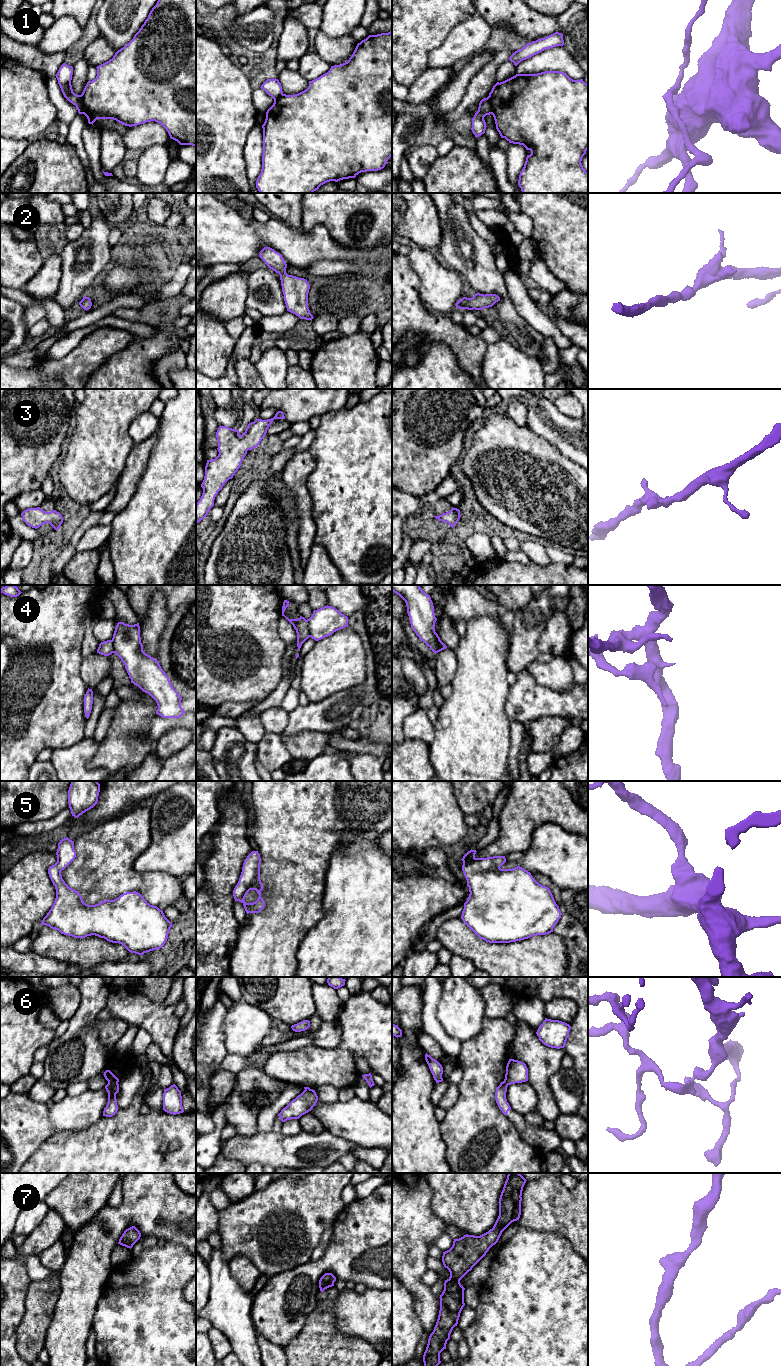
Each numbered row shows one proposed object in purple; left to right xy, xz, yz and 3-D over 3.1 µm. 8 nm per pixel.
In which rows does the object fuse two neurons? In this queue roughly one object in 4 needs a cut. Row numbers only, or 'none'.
4, 6

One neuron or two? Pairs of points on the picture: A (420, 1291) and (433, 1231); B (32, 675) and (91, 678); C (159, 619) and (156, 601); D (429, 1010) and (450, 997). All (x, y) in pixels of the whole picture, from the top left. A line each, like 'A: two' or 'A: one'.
A: one
B: two
C: one
D: two

